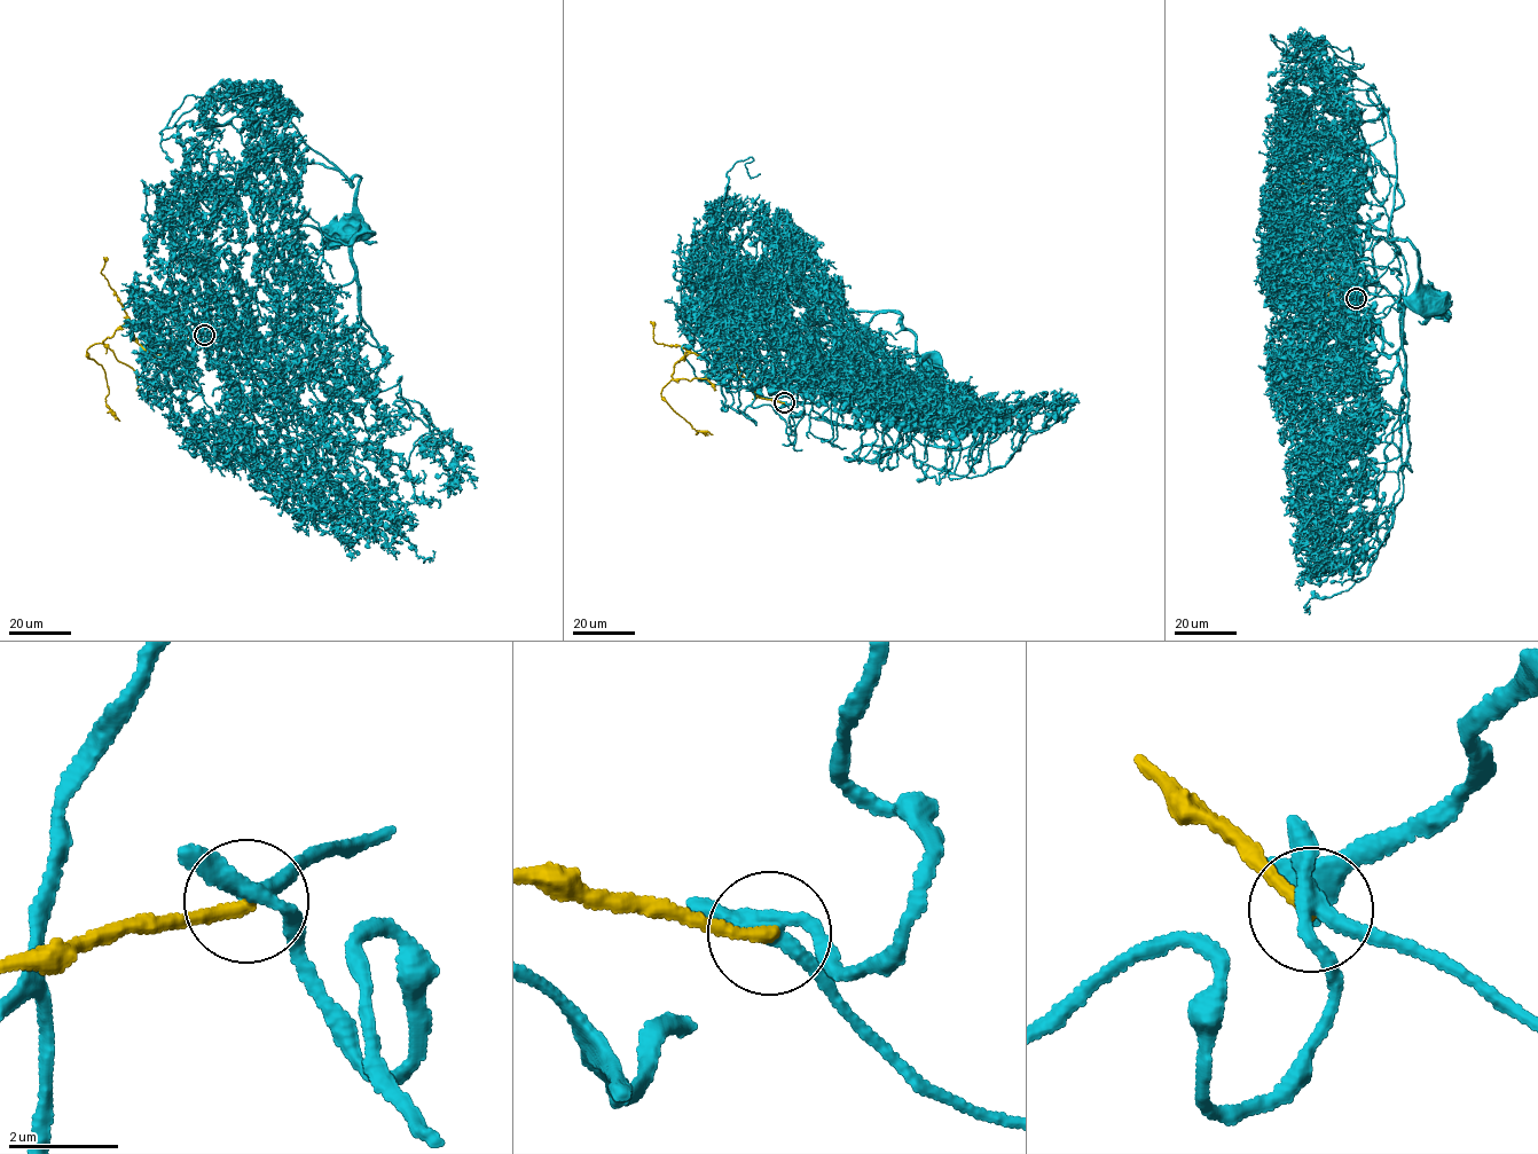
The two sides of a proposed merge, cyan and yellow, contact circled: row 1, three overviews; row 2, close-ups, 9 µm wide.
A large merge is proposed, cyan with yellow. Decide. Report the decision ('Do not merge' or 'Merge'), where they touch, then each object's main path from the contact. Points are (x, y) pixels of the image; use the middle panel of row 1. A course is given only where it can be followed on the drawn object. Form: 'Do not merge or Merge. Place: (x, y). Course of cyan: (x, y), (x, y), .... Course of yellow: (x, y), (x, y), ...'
Do not merge. Place: (784, 402). Course of cyan: (784, 402), (797, 414), (865, 425), (883, 414), (876, 398), (925, 390), (924, 356), (931, 364), (925, 378). Course of yellow: (783, 402), (755, 394), (723, 351), (687, 354), (675, 362), (661, 395), (696, 434), (713, 434)

